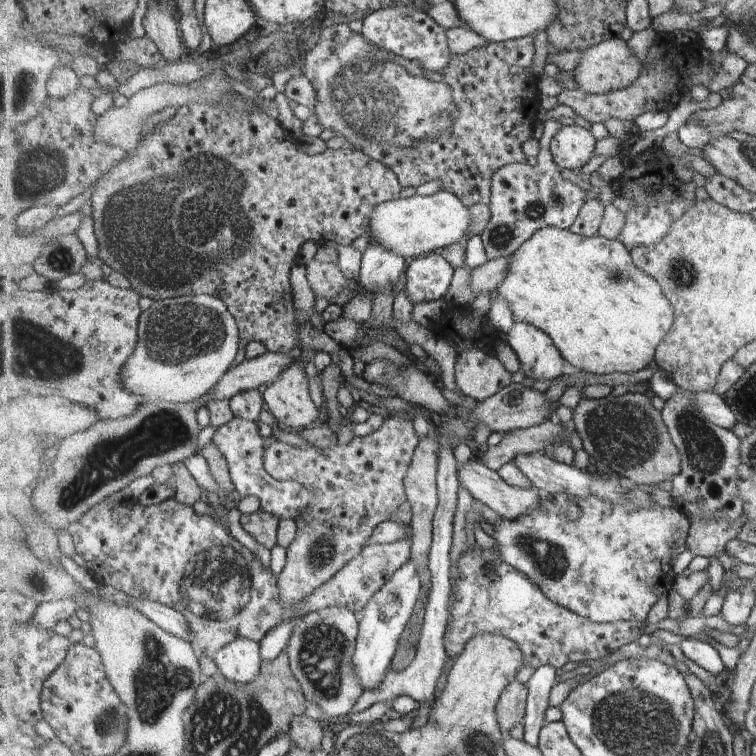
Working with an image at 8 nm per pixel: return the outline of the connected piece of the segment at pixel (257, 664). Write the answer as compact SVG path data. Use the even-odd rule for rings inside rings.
M240 637L221 648L213 660L228 680L251 683L262 670L262 648L259 642Z

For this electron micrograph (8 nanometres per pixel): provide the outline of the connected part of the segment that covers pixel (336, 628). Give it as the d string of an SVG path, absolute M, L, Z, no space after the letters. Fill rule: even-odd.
M346 607L323 608L309 612L294 630L287 650L290 653L290 668L304 696L310 704L322 710L319 719L323 724L331 722L327 719L347 715L364 691L354 664L360 634L357 614Z

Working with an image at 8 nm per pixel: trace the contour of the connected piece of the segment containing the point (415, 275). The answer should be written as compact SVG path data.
M435 252L410 262L406 272L408 284L403 287L415 308L417 303L443 299L451 288L455 268L441 252Z

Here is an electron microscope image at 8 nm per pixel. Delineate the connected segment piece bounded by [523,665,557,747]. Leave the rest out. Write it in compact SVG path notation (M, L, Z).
M544 665L537 669L528 681L529 695L526 707L524 740L538 747L539 736L545 722L545 710L550 707L549 694L555 686L557 670L553 666Z

